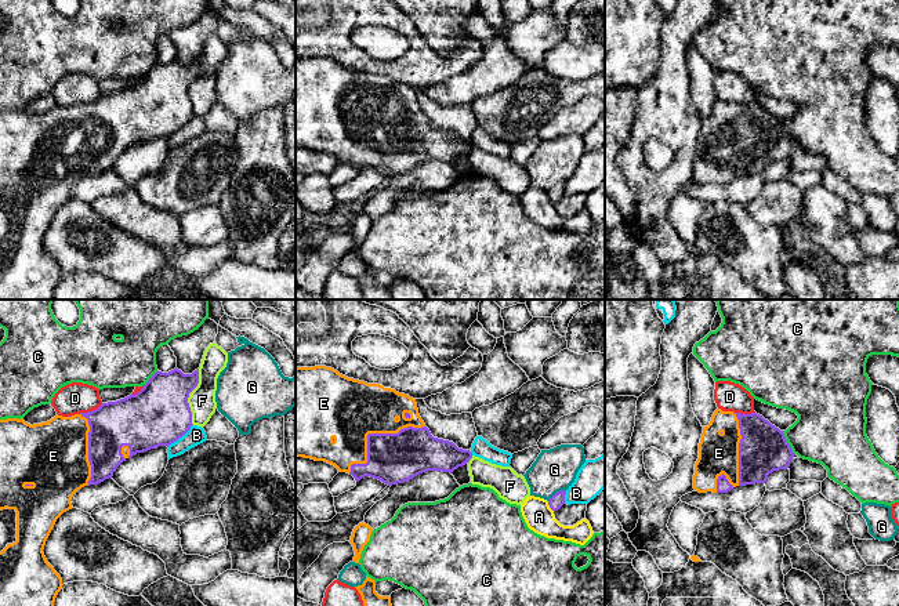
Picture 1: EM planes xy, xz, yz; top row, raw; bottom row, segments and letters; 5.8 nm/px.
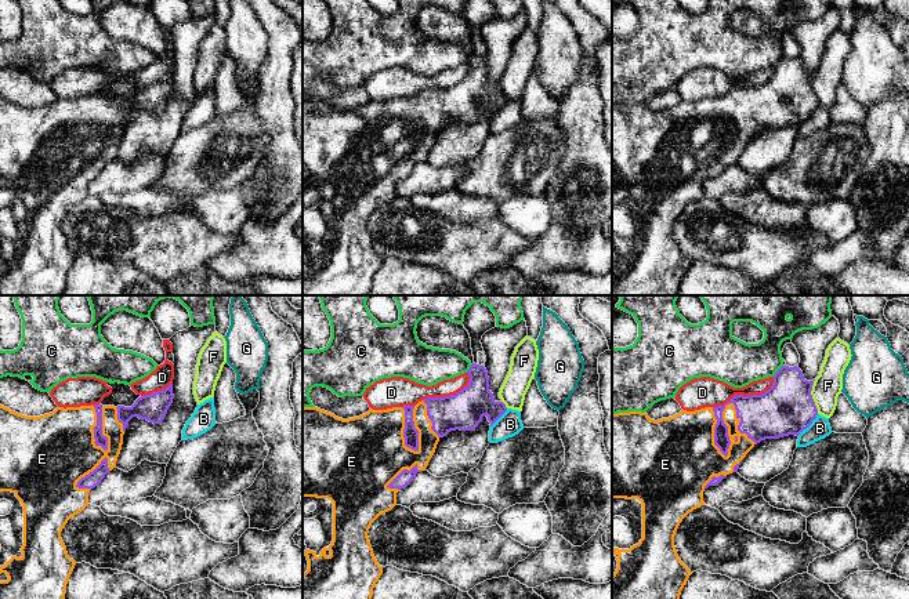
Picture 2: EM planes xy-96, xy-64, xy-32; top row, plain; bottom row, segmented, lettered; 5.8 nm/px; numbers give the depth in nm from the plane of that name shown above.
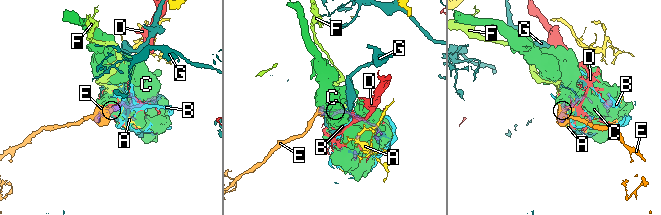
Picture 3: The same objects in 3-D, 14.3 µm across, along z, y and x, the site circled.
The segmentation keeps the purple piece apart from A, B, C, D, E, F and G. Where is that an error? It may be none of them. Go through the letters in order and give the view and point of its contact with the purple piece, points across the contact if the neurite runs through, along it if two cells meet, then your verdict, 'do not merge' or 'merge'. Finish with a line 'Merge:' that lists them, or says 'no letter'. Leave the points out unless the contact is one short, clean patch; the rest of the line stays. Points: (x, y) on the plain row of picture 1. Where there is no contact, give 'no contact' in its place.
A: xz (550, 198) | do not merge
B: xy (180, 127) | do not merge
C: yz (786, 133) | do not merge
D: xy (90, 102) | do not merge
E: xz (372, 124) | merge
F: xy (188, 87) | do not merge
G: xz (555, 184) | do not merge
Merge: E

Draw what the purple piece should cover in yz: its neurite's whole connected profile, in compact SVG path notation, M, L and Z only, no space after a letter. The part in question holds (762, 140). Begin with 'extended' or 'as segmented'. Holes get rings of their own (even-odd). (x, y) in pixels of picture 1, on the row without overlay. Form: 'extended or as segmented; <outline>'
extended; M717 99L699 134L693 179L699 184L728 184L736 177L765 174L773 162L787 160L794 144L783 121L757 104L742 105Z

